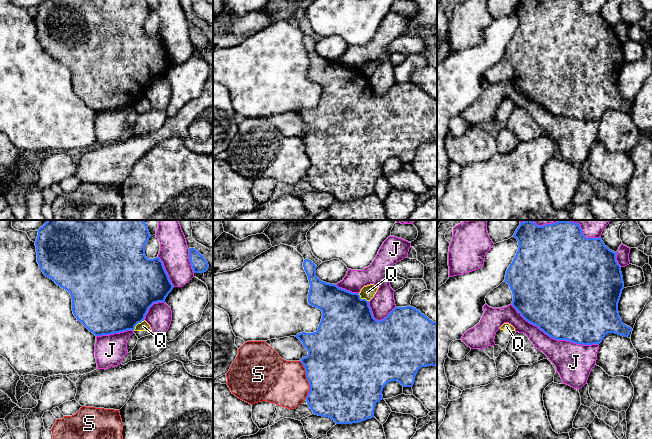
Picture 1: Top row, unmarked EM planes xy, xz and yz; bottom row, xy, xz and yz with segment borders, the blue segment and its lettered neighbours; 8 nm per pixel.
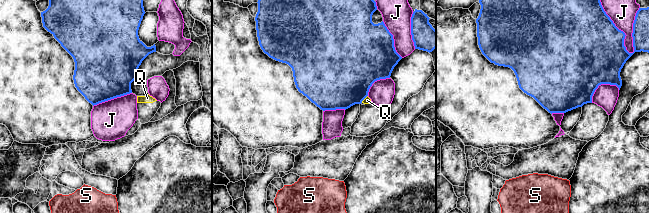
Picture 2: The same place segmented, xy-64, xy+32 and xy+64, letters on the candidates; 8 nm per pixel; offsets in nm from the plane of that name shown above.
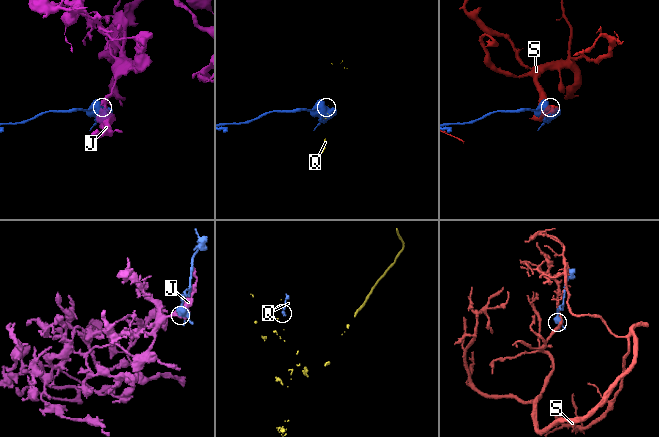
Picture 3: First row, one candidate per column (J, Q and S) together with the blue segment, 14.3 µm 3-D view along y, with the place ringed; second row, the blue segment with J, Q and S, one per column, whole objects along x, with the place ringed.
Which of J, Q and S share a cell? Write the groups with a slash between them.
J / Q / S

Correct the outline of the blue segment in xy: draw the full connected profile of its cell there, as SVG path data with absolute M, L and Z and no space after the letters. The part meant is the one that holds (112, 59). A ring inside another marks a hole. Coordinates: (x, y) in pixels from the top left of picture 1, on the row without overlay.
M44 0L37 7L35 22L40 45L46 53L70 69L74 92L95 112L110 111L127 106L134 107L135 102L144 97L149 84L154 79L165 79L166 73L174 64L161 35L159 33L148 35L145 31L145 22L151 13L147 0Z

